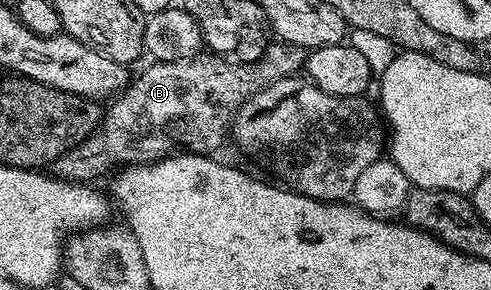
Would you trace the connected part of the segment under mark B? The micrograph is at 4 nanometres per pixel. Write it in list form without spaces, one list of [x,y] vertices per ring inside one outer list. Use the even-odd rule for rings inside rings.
[[[276,40],[269,44],[266,52],[256,62],[232,61],[211,52],[201,52],[193,58],[183,58],[177,62],[153,61],[152,66],[146,67],[137,78],[135,75],[129,81],[119,97],[111,103],[113,106],[103,111],[100,127],[84,138],[82,144],[78,144],[73,150],[67,150],[52,162],[50,173],[62,182],[92,184],[97,181],[95,178],[102,177],[107,170],[139,166],[149,160],[167,158],[177,151],[215,155],[224,138],[226,142],[229,137],[232,120],[241,104],[262,88],[283,78],[299,75],[308,56],[309,51],[304,47],[289,46],[286,42]]]

